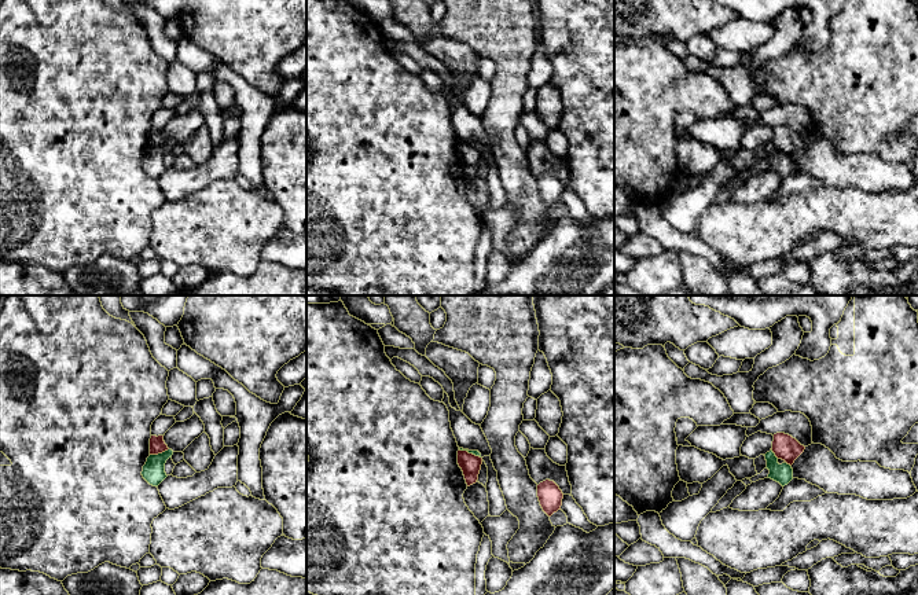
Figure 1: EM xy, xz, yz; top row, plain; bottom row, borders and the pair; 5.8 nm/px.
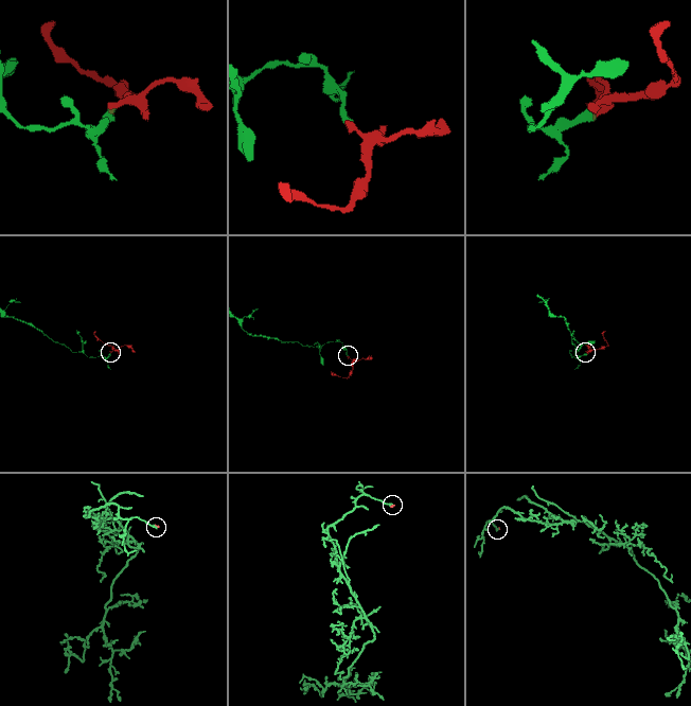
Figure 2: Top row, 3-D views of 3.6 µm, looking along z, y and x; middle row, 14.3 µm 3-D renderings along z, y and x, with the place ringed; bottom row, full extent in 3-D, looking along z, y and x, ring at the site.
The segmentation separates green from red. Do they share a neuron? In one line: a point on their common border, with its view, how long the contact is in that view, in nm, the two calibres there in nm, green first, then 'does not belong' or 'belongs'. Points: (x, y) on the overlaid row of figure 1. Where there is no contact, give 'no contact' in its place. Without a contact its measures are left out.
xy (158, 454) | 120 nm | 130/100 nm | does not belong

